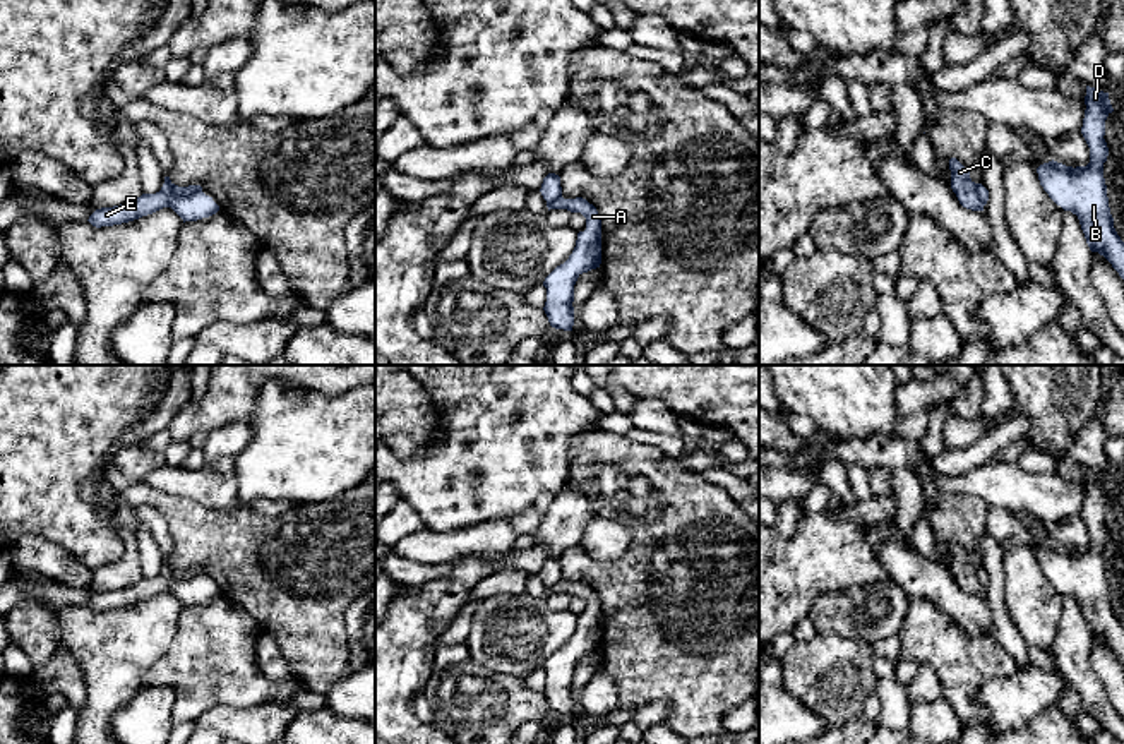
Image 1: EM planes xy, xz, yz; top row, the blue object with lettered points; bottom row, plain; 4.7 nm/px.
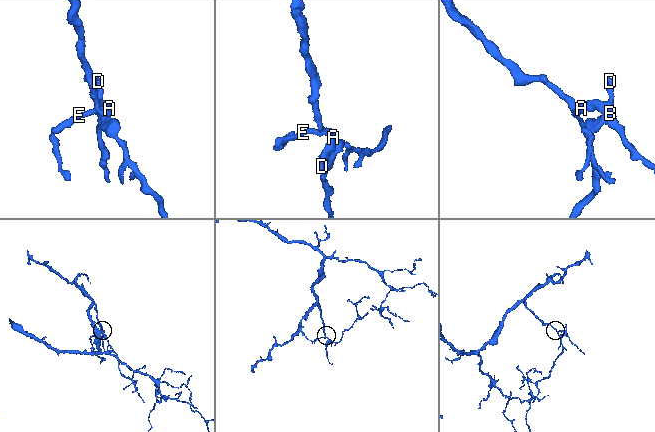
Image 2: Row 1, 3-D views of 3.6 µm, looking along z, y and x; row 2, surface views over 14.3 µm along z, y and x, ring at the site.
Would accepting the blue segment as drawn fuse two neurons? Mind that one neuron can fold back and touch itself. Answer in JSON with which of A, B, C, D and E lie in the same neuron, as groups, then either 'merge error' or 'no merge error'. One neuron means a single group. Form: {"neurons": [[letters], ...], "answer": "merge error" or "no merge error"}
{"neurons": [["A", "B", "D", "E"], ["C"]], "answer": "merge error"}

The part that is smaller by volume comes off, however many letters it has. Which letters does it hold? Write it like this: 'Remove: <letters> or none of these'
Remove: A, B, D, E

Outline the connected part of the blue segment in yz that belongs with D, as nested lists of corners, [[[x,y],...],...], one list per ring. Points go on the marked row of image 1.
[[[1086,86],[1081,134],[1090,147],[1086,166],[1066,166],[1057,161],[1037,168],[1040,185],[1064,211],[1078,216],[1091,252],[1103,255],[1124,279],[1124,242],[1114,228],[1109,207],[1103,163],[1109,147],[1103,139],[1105,120],[1114,111],[1109,93]]]

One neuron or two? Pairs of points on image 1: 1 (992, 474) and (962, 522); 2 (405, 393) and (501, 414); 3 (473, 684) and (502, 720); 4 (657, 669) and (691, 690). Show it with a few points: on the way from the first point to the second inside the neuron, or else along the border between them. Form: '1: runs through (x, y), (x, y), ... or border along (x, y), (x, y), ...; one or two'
1: border along (944, 492), (975, 494), (989, 506); two
2: border along (418, 383), (439, 419), (436, 438); two
3: runs through (475, 693), (494, 712); one
4: runs through (665, 669), (670, 669), (682, 681); one

